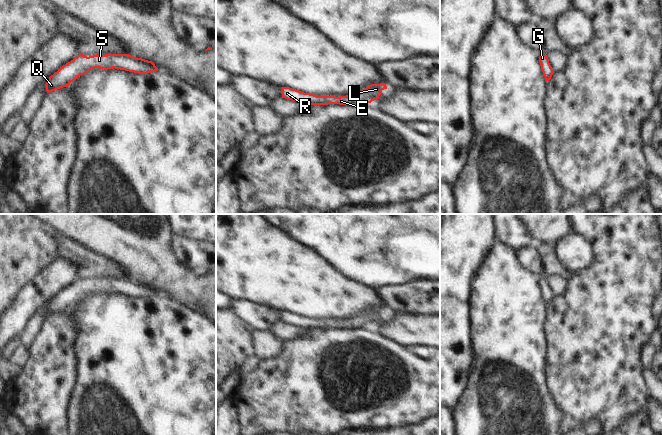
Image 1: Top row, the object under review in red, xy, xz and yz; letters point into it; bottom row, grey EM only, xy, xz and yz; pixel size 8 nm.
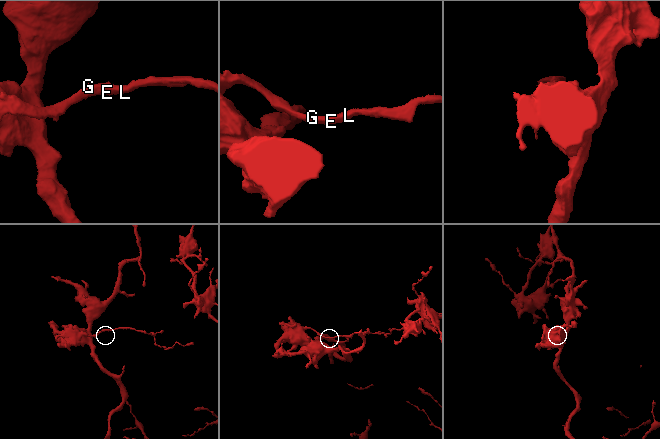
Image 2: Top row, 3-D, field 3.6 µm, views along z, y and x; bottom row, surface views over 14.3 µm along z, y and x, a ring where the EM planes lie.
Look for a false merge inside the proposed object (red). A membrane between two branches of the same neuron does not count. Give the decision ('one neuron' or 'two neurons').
one neuron

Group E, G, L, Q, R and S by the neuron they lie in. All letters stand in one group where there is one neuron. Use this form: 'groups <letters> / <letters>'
groups E G L Q R S

